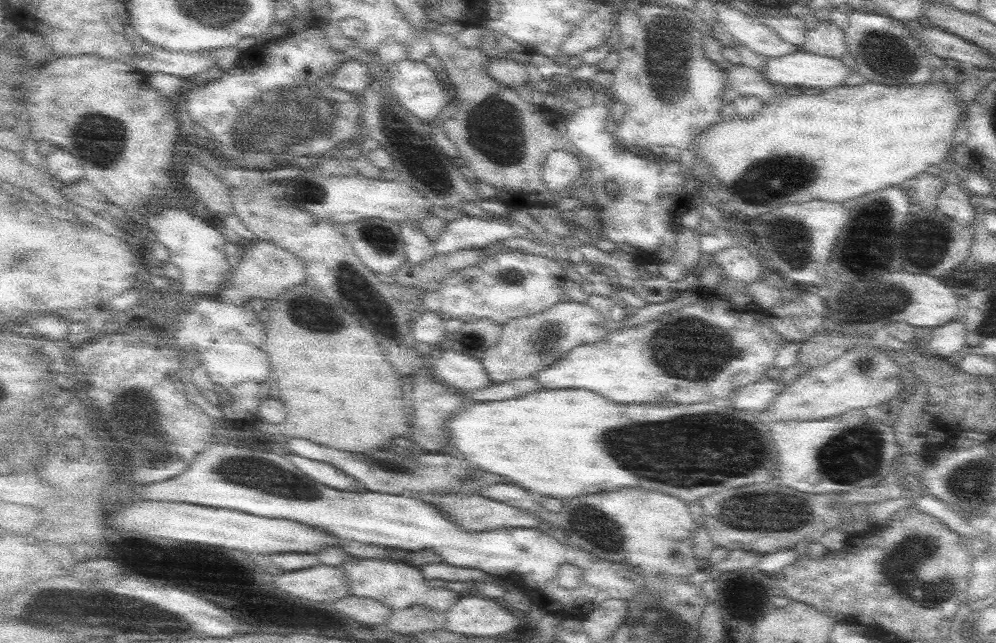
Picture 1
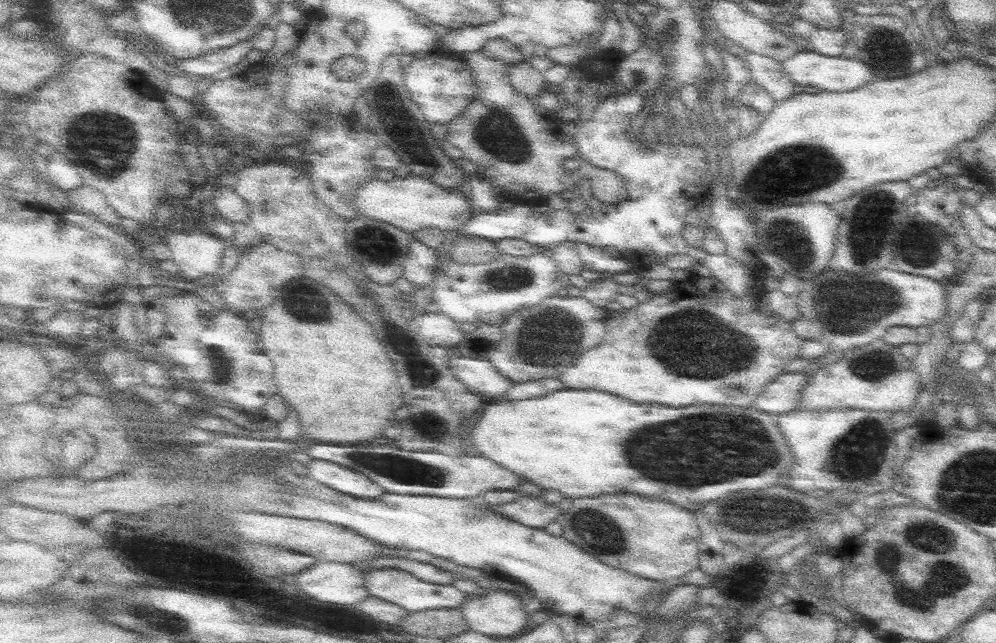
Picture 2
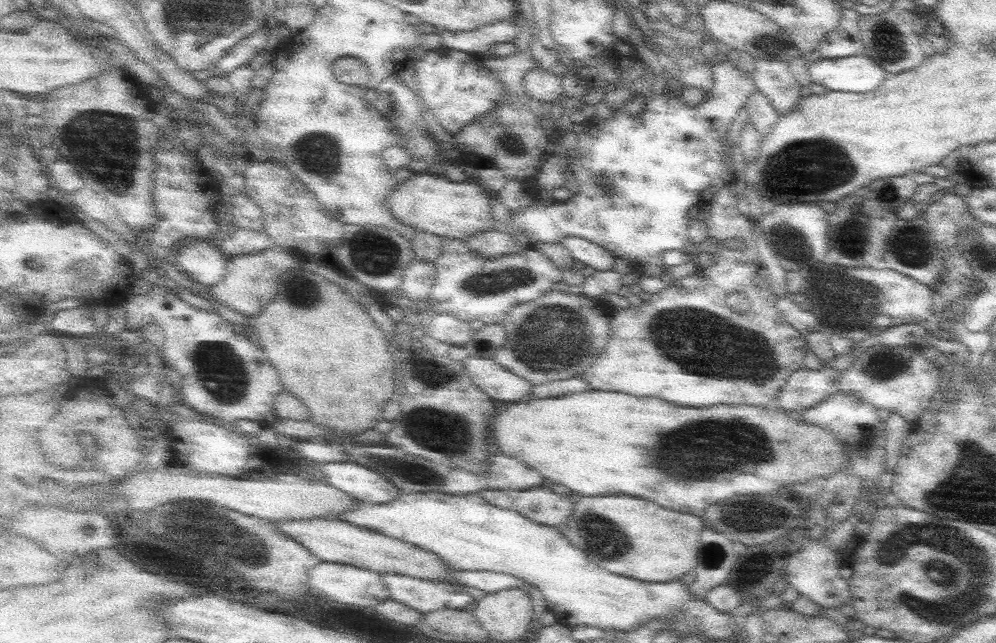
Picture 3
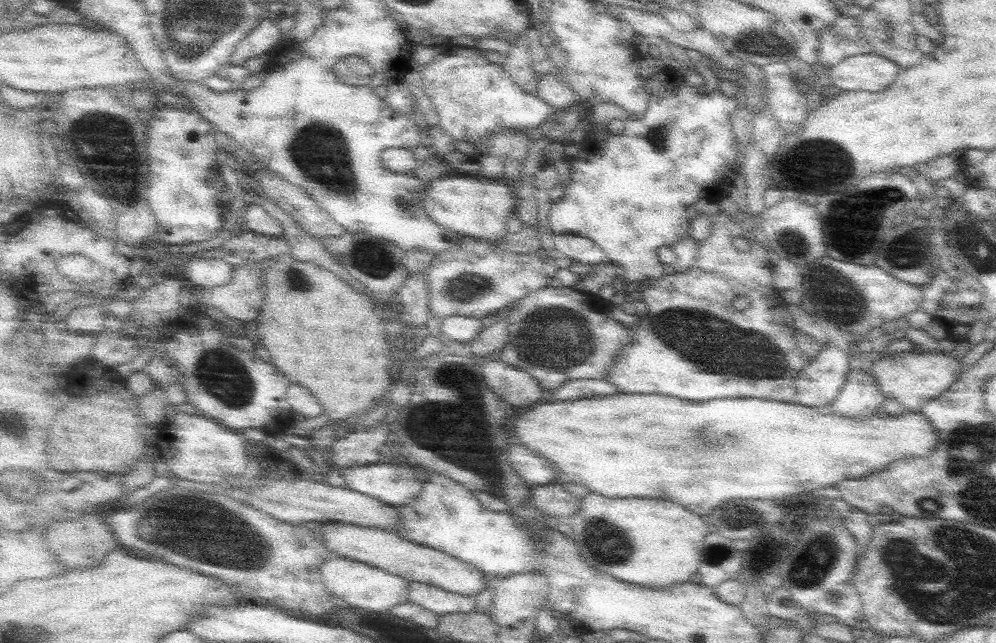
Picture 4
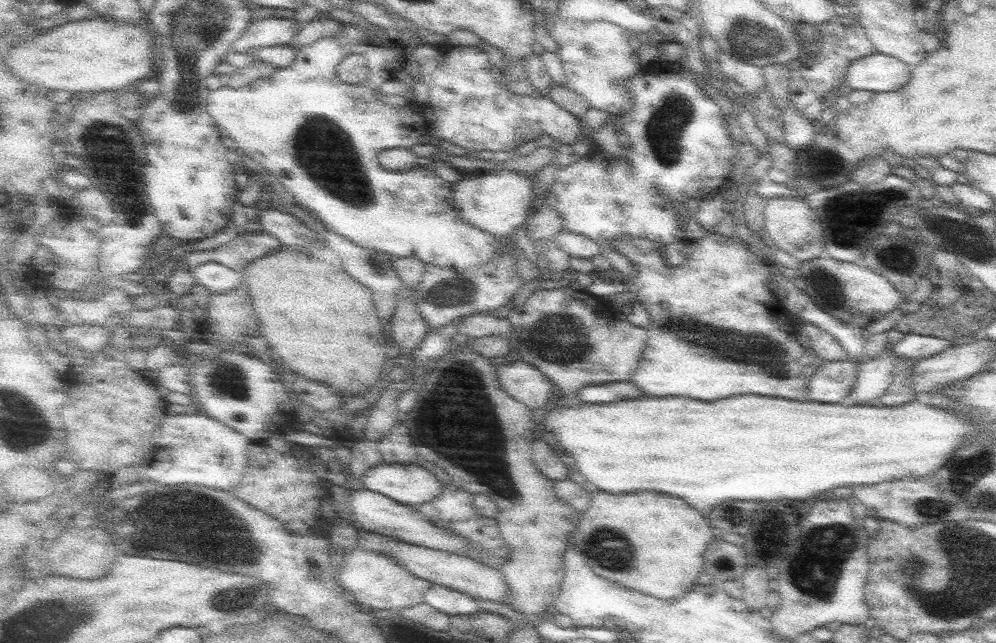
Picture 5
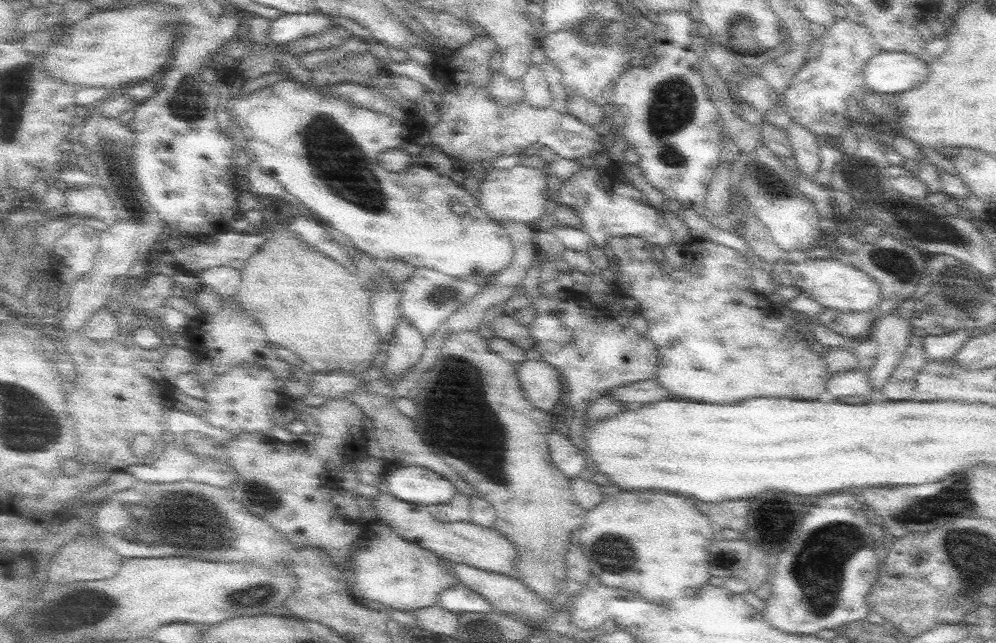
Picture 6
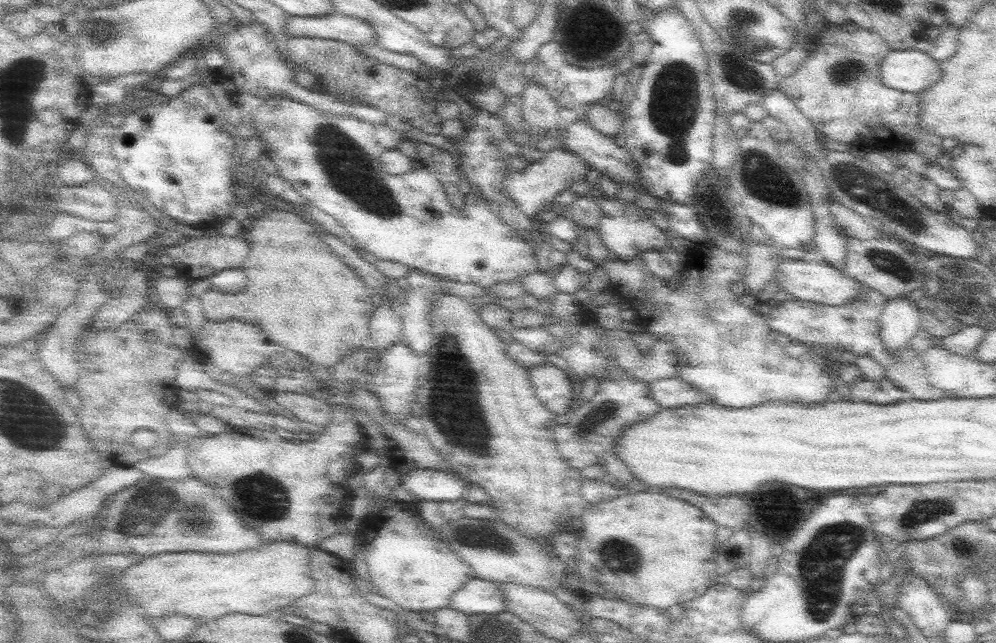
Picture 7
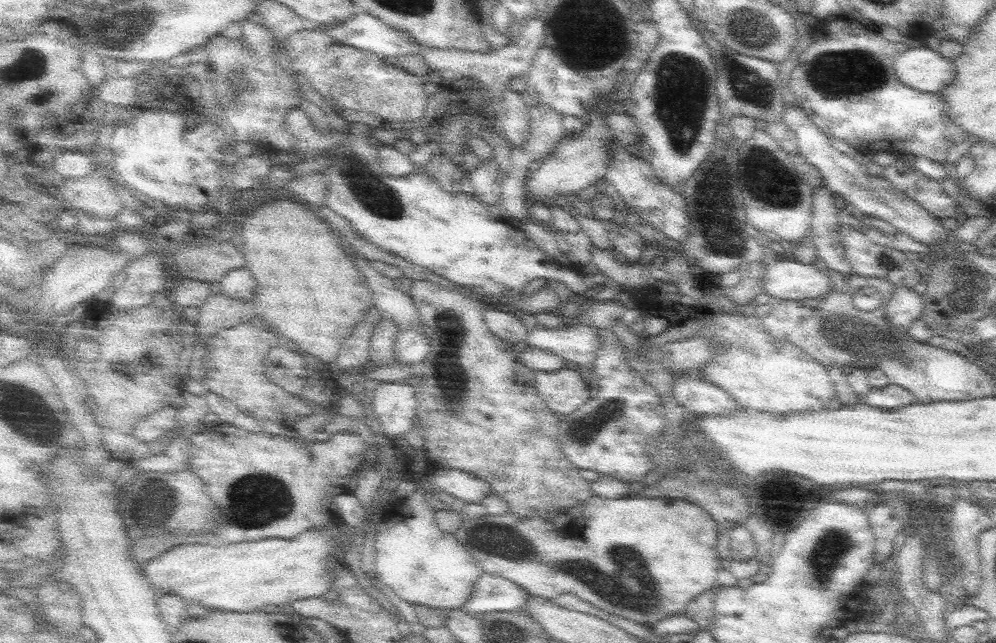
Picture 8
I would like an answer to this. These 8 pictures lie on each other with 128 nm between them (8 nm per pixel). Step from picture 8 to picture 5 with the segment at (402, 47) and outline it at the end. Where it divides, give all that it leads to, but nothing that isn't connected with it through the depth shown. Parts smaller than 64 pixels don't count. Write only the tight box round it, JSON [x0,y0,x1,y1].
[234,16,302,54]

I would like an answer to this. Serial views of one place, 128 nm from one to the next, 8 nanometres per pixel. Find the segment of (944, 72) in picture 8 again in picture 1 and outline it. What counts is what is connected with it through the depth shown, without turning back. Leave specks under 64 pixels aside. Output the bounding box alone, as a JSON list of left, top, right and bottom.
[763,50,850,88]

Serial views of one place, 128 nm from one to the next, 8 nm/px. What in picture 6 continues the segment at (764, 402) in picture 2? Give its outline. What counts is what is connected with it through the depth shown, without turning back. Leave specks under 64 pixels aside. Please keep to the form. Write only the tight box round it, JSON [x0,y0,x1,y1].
[824,368,876,398]

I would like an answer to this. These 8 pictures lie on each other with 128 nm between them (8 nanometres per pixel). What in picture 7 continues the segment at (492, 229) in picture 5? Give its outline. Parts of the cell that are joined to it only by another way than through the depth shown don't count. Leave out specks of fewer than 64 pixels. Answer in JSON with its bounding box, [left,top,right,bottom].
[502,146,593,218]

